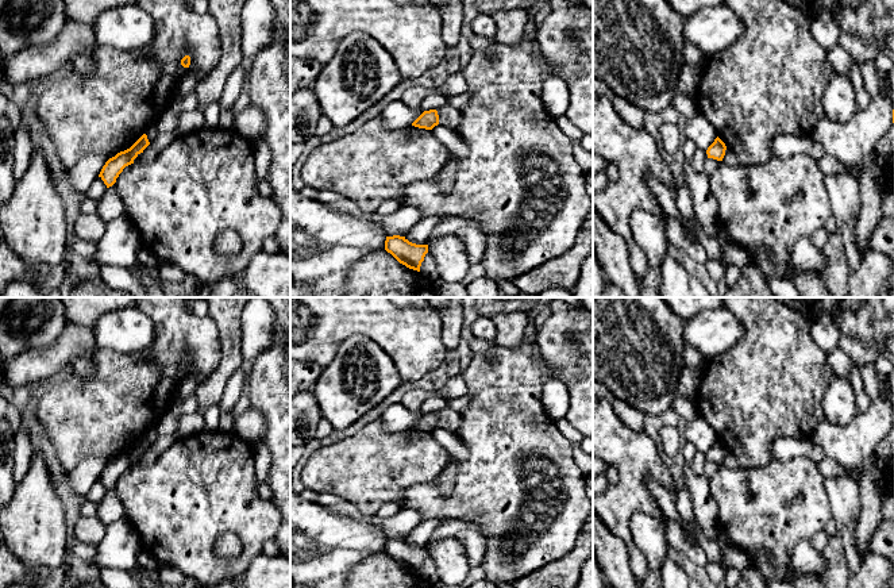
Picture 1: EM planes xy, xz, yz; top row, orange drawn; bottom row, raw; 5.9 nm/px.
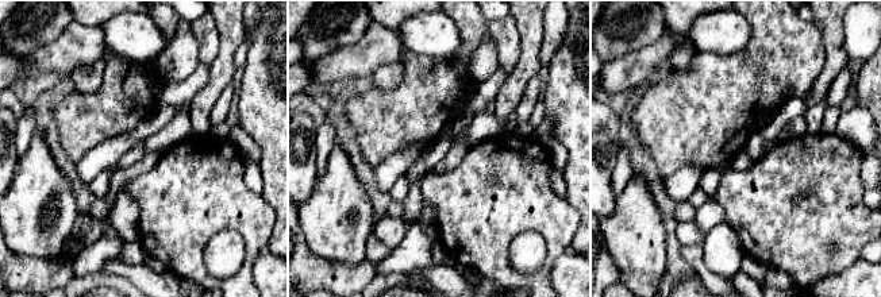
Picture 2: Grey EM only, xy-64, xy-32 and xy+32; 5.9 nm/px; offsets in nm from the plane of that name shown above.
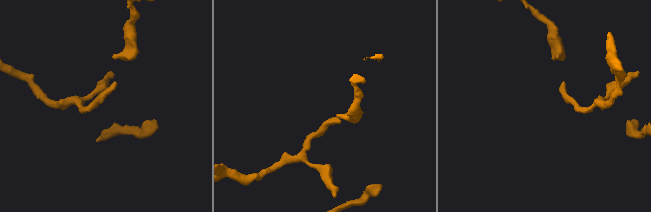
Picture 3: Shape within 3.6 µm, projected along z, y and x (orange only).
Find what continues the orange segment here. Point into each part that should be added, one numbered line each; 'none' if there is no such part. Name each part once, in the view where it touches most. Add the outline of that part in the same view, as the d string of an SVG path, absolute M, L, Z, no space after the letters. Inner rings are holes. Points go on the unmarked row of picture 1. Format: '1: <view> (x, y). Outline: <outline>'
none

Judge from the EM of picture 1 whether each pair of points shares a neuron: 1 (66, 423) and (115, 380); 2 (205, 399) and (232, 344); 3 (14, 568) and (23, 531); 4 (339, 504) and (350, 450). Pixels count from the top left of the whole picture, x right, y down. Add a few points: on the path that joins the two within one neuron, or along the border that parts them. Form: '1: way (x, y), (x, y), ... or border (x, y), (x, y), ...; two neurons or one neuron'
1: way (79, 417), (103, 392); one neuron
2: way (214, 385), (231, 357); one neuron
3: border (14, 554), (30, 569), (47, 567); two neurons
4: border (320, 492), (338, 495), (351, 502), (367, 515); two neurons

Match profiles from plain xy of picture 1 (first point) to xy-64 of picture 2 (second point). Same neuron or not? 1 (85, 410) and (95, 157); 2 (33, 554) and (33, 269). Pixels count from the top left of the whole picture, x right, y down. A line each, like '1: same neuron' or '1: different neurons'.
1: different neurons
2: different neurons

